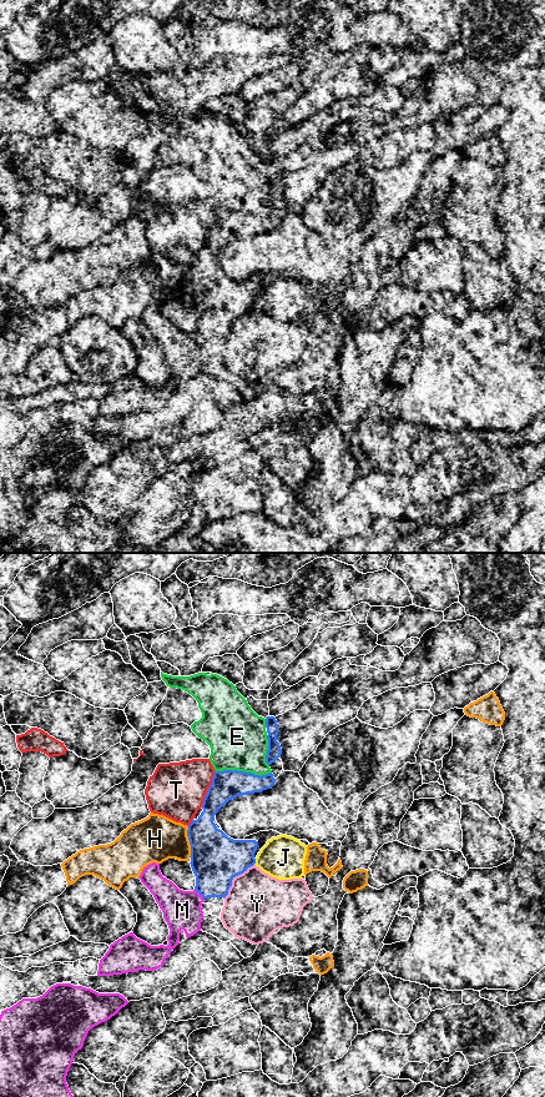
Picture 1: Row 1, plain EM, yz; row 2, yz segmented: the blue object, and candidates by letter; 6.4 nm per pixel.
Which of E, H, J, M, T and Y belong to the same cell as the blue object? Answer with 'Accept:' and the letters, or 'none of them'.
Accept: none of them

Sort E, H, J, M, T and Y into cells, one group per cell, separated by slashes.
E / H / J / M / T / Y

